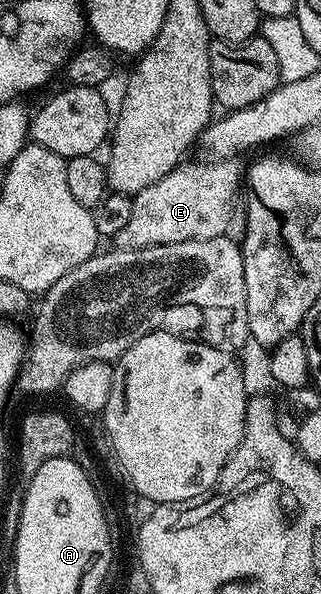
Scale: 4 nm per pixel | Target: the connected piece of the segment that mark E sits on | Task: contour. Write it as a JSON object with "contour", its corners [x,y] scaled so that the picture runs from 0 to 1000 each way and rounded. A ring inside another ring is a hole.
{"contour":[[[651,268],[639,271],[614,271],[604,278],[567,274],[520,295],[508,295],[508,301],[470,308],[470,315],[445,315],[445,322],[424,325],[408,348],[408,369],[383,380],[383,389],[364,392],[361,411],[380,419],[442,419],[520,409],[629,406],[632,402],[701,397],[707,372],[757,311],[757,278],[748,278],[748,269],[738,268]]]}

